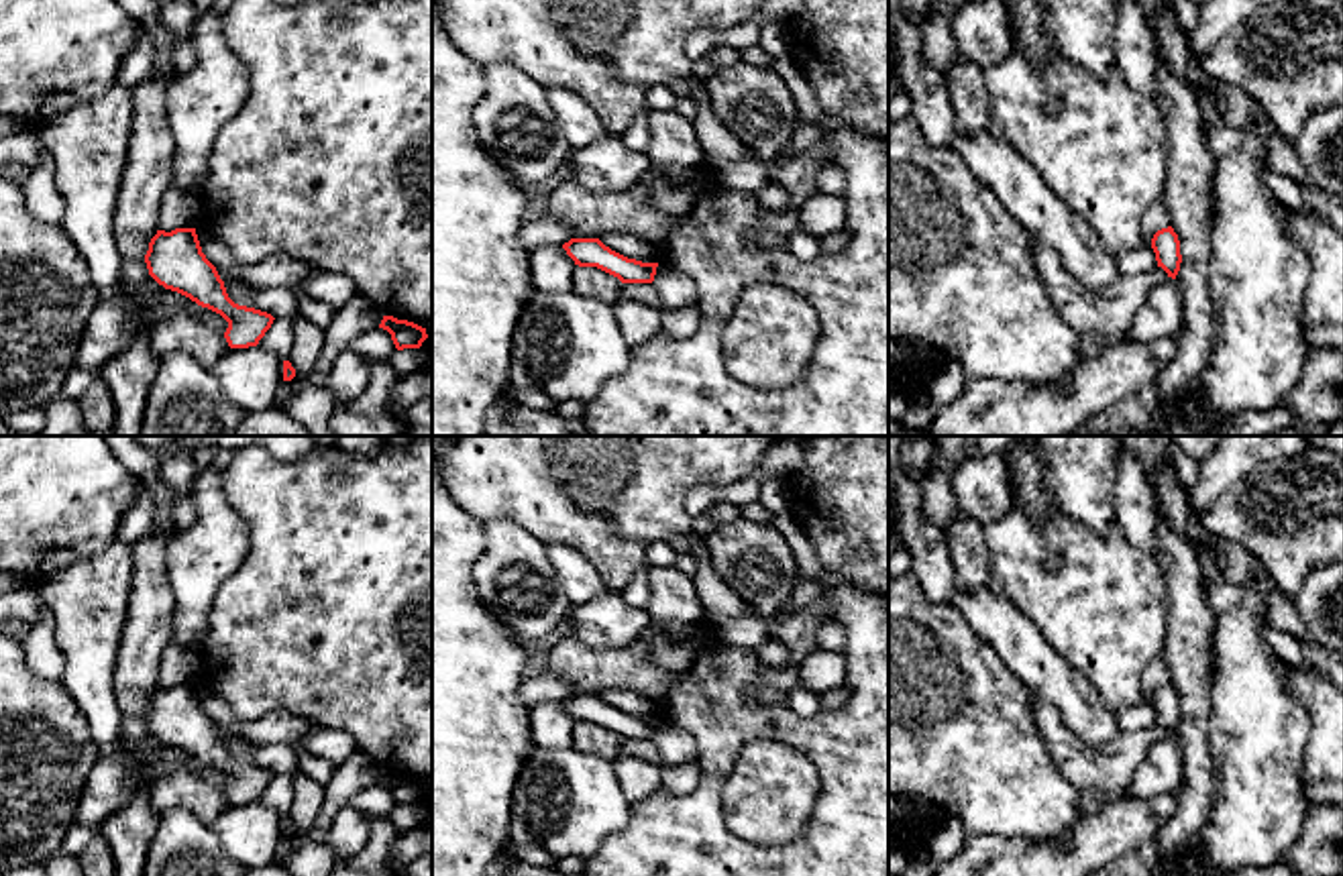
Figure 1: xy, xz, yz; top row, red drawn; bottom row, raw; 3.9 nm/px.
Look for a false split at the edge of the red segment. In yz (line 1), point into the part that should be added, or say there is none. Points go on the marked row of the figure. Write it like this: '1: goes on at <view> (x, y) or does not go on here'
1: does not go on here

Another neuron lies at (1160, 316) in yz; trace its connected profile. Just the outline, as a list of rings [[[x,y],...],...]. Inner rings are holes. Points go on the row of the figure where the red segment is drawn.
[[[1176,279],[1158,283],[1133,318],[1131,340],[1156,342],[1180,336],[1184,328],[1184,295]]]

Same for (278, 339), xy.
[[[275,318],[257,346],[273,352],[279,361],[287,361],[293,346],[291,320]]]

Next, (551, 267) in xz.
[[[540,247],[528,255],[536,291],[565,293],[573,289],[575,261],[562,247]]]

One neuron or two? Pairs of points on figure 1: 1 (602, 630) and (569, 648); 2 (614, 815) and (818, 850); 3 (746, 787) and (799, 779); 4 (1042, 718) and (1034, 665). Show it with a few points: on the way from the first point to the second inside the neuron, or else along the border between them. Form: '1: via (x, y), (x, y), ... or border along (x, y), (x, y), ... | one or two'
1: border along (571, 634), (592, 648), (622, 648), (628, 642) | two
2: border along (632, 803), (628, 822), (596, 852) | two
3: via (759, 787), (777, 787), (787, 781) | one
4: border along (1032, 689), (1054, 707), (1068, 732) | two

